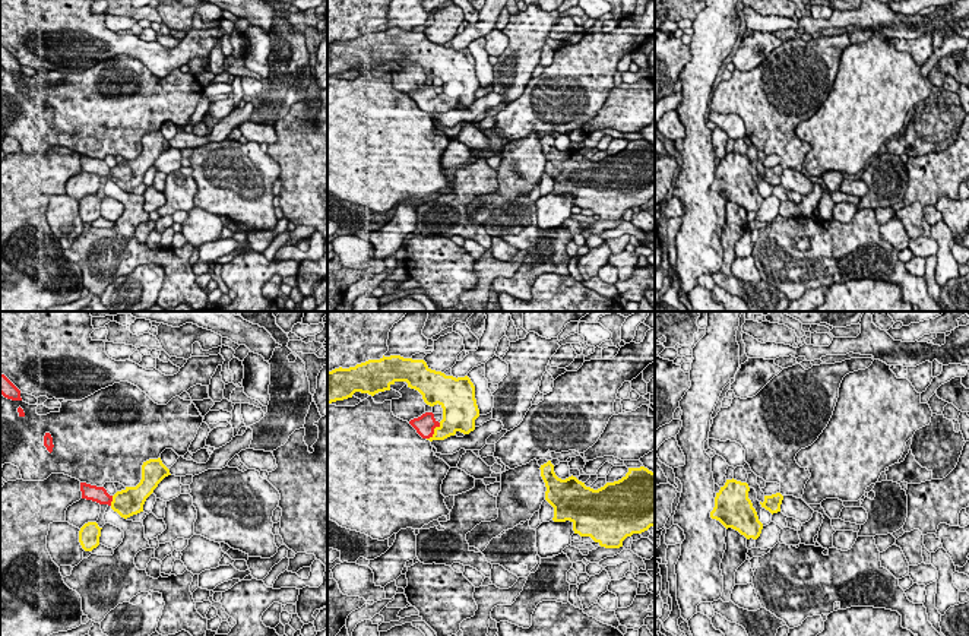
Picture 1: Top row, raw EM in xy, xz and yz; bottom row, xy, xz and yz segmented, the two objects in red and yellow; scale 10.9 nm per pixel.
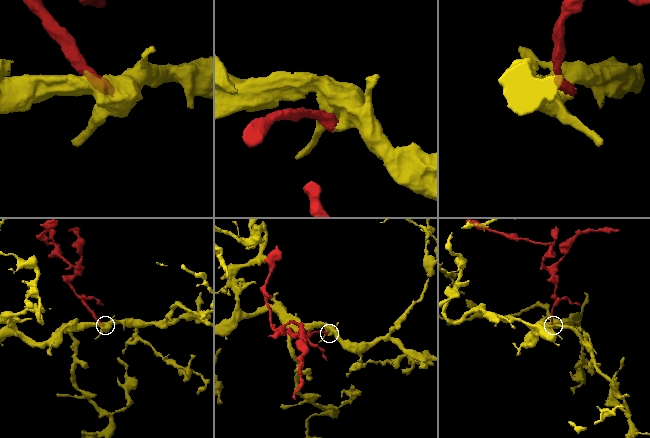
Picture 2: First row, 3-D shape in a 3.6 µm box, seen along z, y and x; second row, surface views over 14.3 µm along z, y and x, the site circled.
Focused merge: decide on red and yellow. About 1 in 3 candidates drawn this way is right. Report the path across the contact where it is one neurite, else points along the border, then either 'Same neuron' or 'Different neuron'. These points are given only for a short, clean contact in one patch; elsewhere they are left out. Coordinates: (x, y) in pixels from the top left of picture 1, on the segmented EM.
Path across: xz (424, 424), (433, 432), (443, 430), (452, 421). Same neuron

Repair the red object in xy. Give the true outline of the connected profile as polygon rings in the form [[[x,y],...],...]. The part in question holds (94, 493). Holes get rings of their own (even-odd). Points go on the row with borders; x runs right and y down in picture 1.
[[[161,458],[149,459],[142,465],[142,480],[136,487],[126,487],[110,496],[104,487],[80,482],[82,499],[108,504],[121,518],[127,519],[143,512],[146,499],[153,493],[158,484],[171,475]]]

